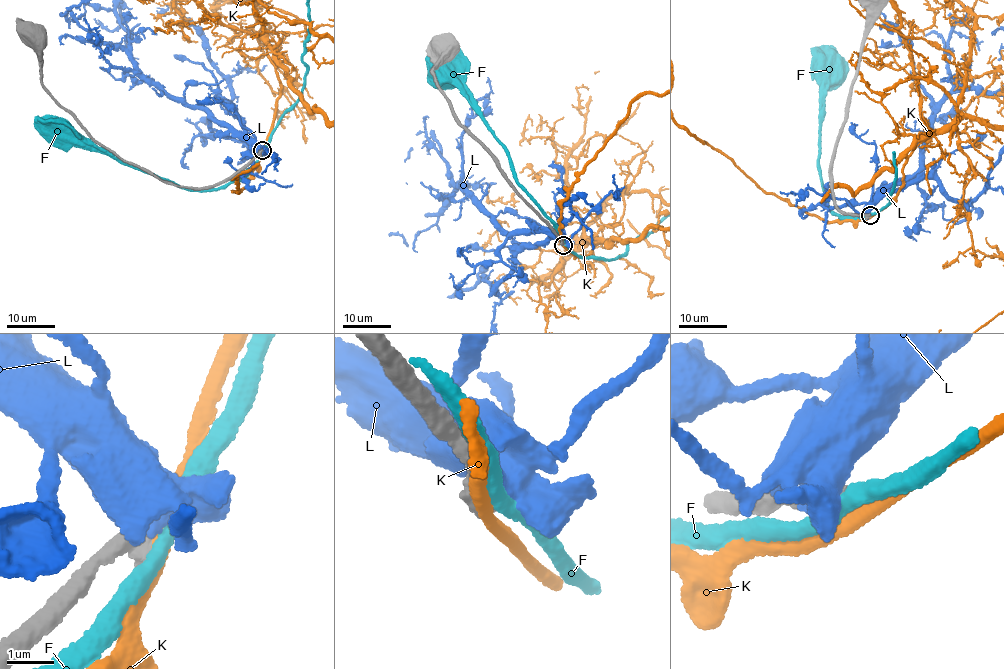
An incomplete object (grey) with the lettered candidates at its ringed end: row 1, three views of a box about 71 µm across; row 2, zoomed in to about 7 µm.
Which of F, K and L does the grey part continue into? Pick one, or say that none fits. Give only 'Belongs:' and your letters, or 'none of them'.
Belongs: none of them

